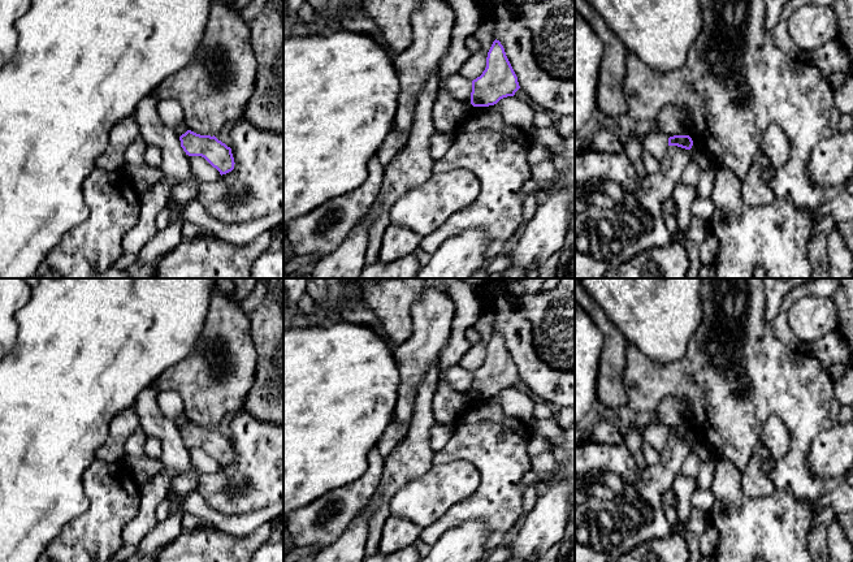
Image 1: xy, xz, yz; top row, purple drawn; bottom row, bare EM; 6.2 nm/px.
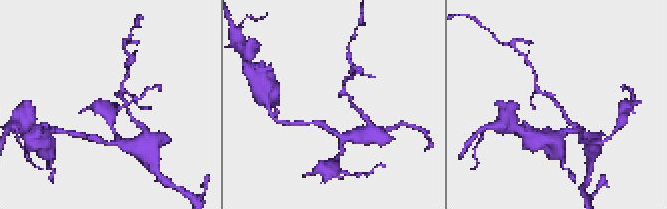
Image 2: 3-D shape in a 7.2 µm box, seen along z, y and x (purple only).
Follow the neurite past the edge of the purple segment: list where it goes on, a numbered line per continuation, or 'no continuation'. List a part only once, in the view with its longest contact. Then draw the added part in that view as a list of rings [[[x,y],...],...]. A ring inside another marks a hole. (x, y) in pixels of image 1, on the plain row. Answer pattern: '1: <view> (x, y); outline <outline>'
no continuation

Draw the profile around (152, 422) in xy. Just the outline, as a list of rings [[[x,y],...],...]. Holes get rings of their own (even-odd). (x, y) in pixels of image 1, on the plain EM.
[[[152,385],[137,398],[133,408],[139,416],[140,429],[161,441],[160,461],[178,475],[195,474],[196,492],[208,506],[224,515],[244,515],[276,502],[283,502],[283,425],[260,422],[241,408],[230,423],[234,461],[217,472],[203,474],[191,462],[190,448],[181,438],[179,428],[169,420],[157,403],[159,390]]]

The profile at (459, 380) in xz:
[[[459,366],[451,367],[442,375],[443,380],[458,393],[471,394],[472,373],[460,368]]]

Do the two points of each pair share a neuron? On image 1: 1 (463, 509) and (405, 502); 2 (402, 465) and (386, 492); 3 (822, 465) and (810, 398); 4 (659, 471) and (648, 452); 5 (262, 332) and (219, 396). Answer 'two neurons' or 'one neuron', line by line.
1: two neurons
2: one neuron
3: two neurons
4: two neurons
5: two neurons

